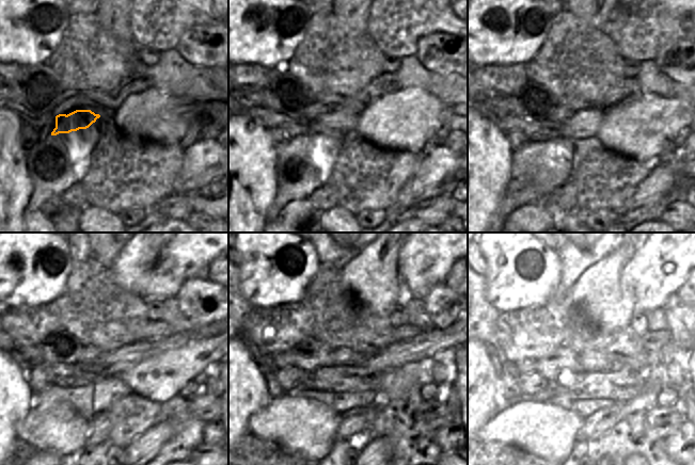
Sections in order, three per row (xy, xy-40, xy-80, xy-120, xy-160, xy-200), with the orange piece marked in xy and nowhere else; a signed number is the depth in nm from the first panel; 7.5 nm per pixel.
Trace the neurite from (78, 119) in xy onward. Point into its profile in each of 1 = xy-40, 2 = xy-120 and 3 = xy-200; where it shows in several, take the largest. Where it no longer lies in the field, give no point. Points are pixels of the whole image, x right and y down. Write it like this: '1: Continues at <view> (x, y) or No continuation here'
1: Continues at xy-40 (342, 123)
2: Continues at xy-120 (112, 363)
3: Continues at xy-200 (665, 346)

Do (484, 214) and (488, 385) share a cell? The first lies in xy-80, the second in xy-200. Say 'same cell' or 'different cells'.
same cell

